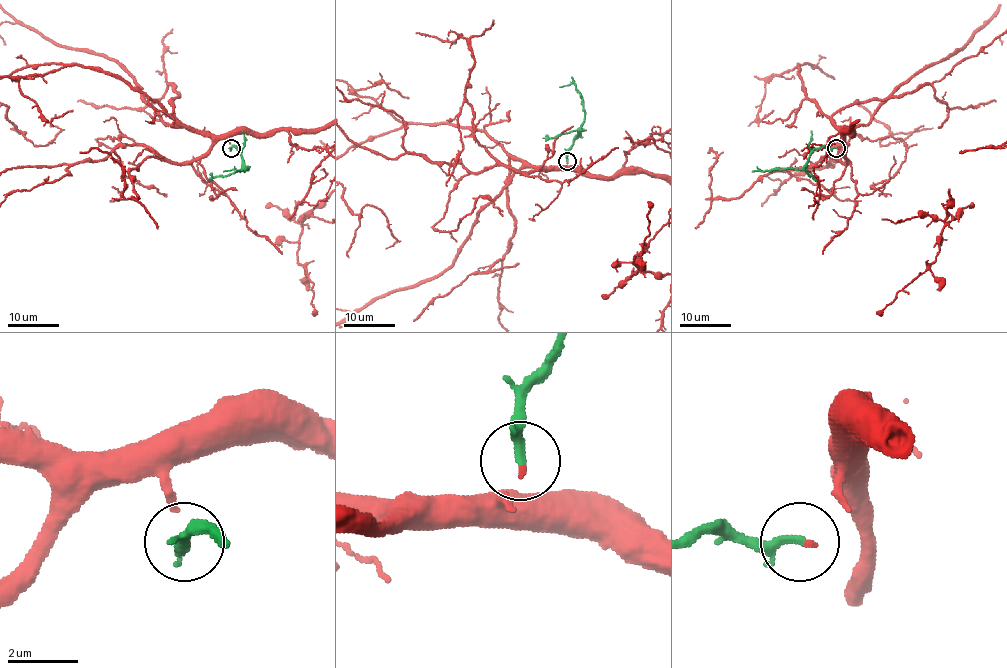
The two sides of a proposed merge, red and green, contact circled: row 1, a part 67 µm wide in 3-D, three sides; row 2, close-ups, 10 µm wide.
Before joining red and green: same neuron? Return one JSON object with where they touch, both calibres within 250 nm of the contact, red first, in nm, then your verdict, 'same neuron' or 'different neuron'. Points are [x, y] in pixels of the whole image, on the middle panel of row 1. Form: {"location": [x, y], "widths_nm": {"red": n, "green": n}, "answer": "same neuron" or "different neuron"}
{"location": [567, 161], "widths_nm": {"red": 100, "green": 280}, "answer": "same neuron"}

